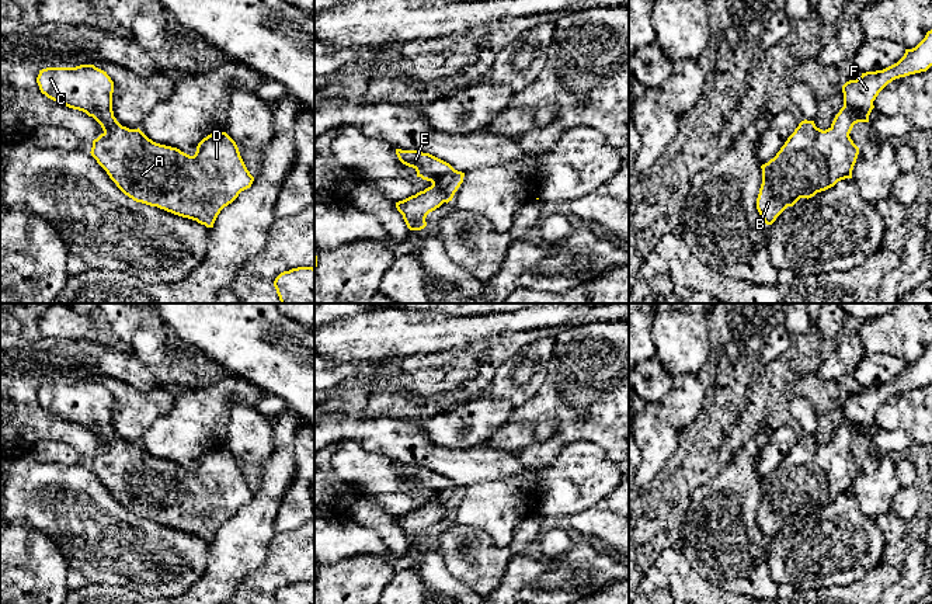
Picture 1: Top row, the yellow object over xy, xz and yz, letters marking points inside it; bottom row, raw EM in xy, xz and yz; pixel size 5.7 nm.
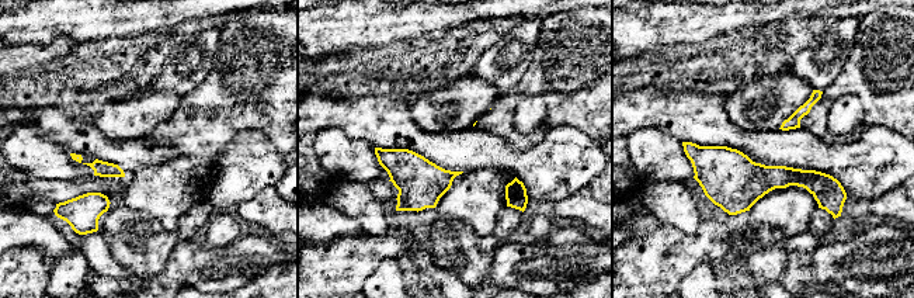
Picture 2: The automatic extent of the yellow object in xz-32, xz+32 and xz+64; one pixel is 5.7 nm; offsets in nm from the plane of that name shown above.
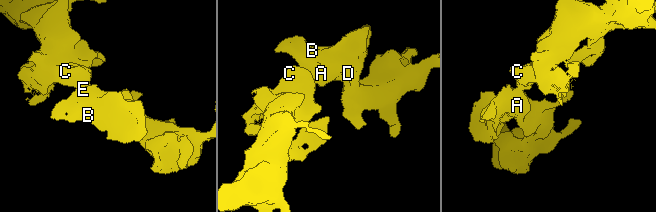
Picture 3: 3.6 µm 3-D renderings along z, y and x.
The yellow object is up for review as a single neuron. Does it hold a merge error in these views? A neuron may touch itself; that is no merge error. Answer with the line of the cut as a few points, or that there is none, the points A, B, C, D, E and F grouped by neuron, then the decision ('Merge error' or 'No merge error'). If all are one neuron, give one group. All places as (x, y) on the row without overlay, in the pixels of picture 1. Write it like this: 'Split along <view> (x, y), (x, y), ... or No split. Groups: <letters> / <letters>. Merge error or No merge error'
No split. Groups: A B C D E F. No merge error

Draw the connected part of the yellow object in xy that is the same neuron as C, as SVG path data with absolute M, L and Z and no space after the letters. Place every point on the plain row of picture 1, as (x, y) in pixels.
M94 379L46 382L36 398L42 409L86 427L102 442L91 471L129 513L206 542L254 492L236 457L226 448L204 452L194 471L149 454L139 442L122 441L112 426L114 396Z

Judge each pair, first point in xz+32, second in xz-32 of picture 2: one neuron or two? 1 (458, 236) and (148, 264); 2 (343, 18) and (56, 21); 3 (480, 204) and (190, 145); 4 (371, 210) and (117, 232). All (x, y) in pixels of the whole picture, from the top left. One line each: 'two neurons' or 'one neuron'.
1: one neuron
2: one neuron
3: one neuron
4: two neurons

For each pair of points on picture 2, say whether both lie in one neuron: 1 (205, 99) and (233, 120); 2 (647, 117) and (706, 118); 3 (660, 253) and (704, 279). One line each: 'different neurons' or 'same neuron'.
1: same neuron
2: same neuron
3: different neurons

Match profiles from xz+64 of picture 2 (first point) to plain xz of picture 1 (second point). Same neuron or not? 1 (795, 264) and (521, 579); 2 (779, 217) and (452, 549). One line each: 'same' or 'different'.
1: different
2: different

